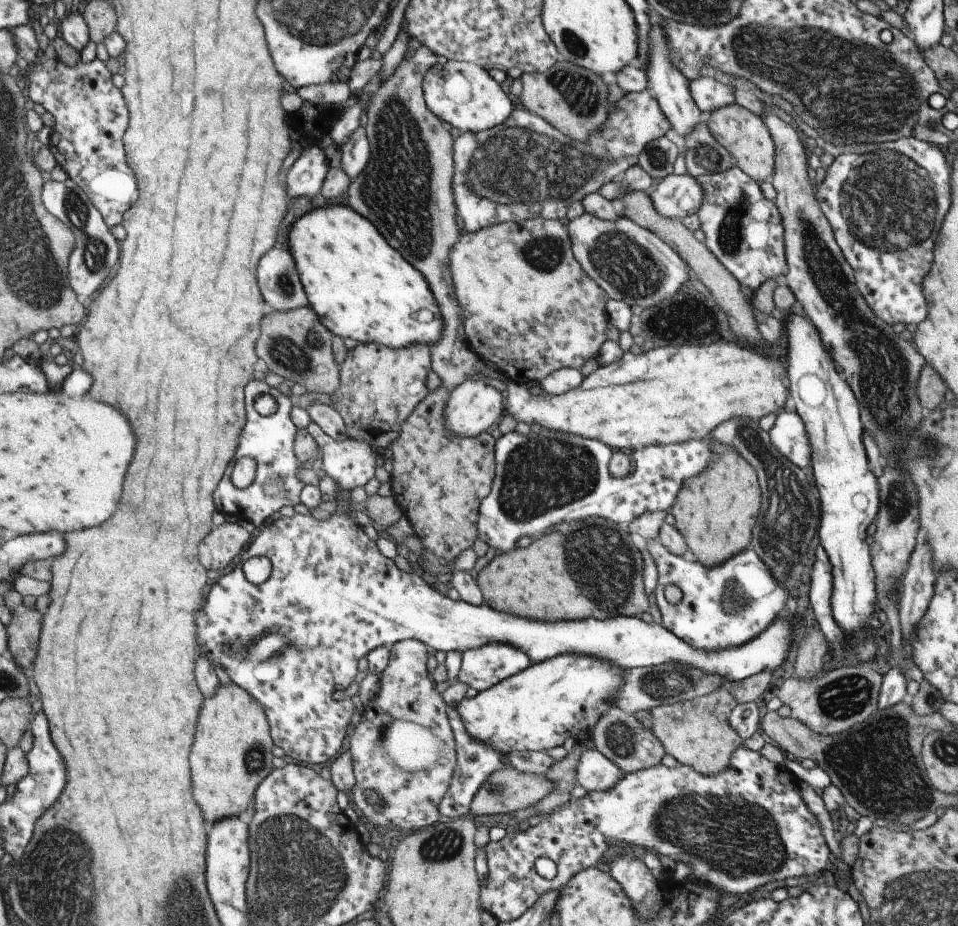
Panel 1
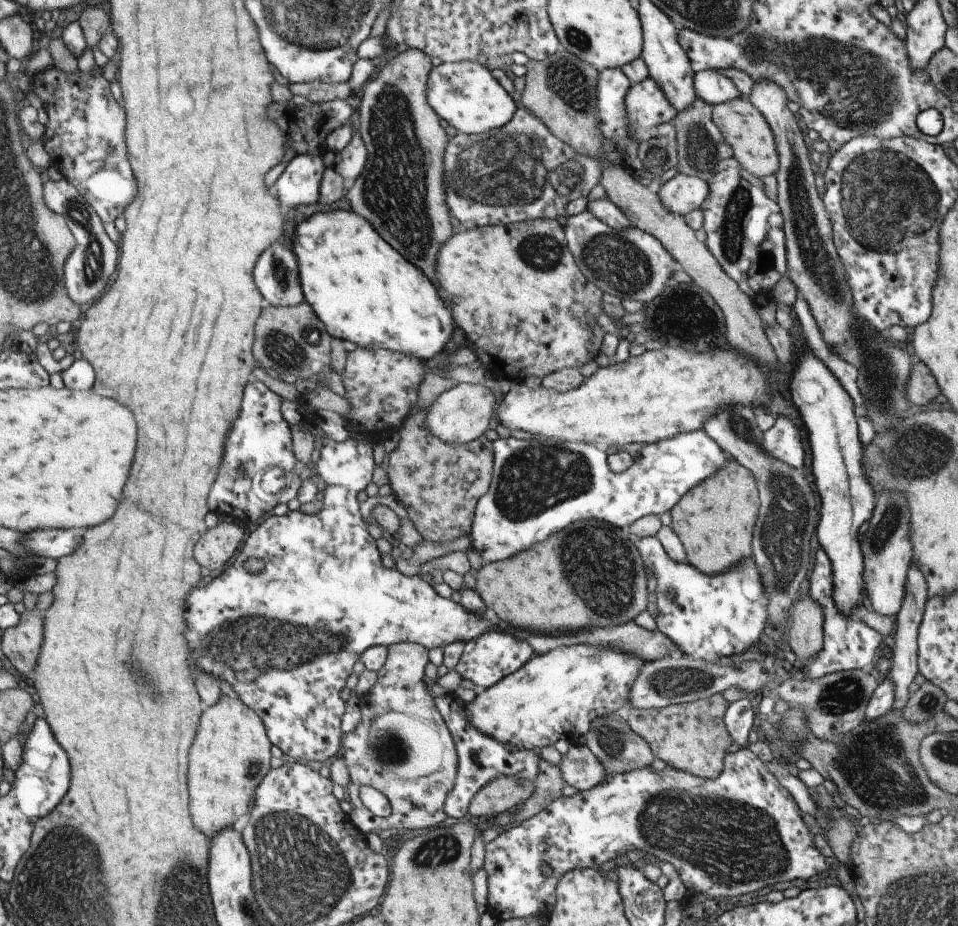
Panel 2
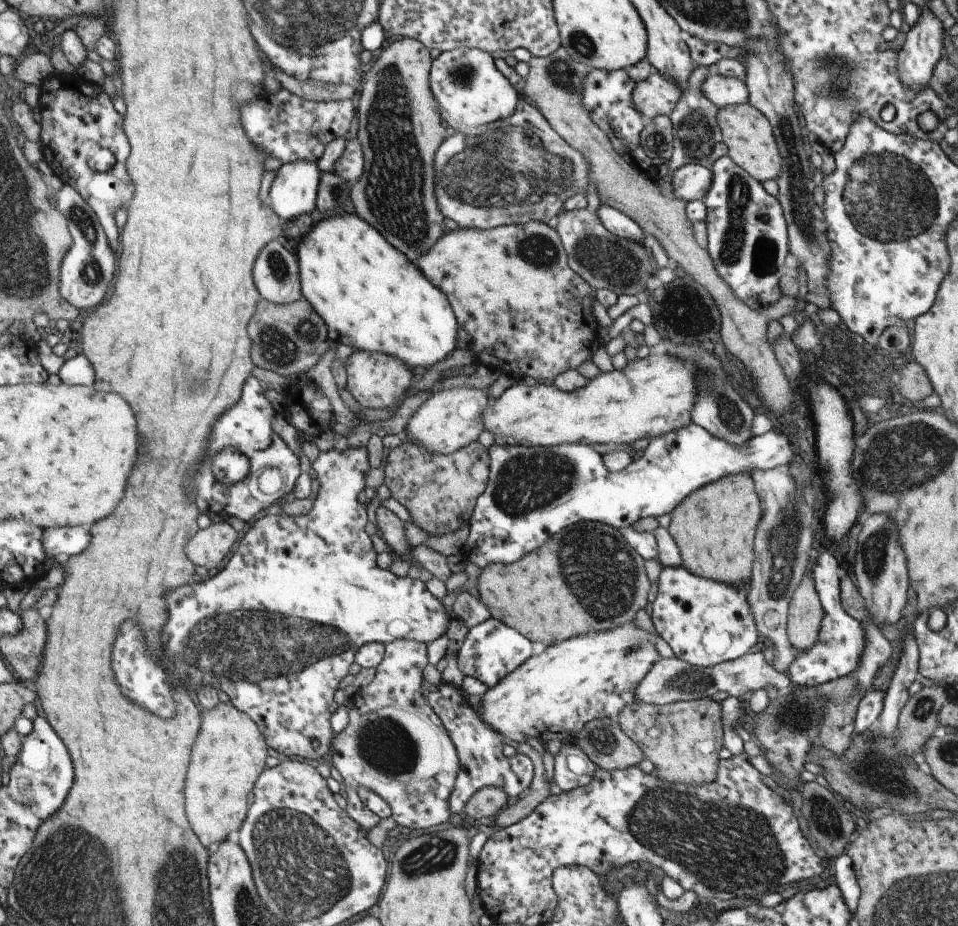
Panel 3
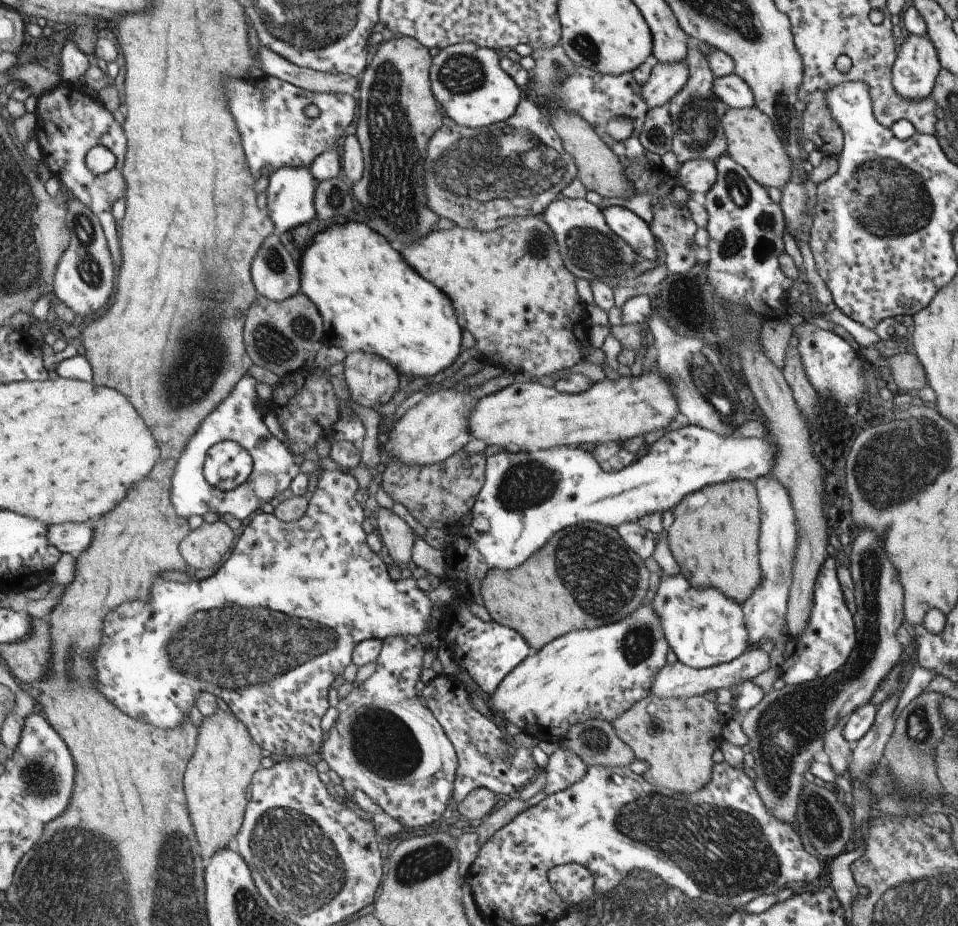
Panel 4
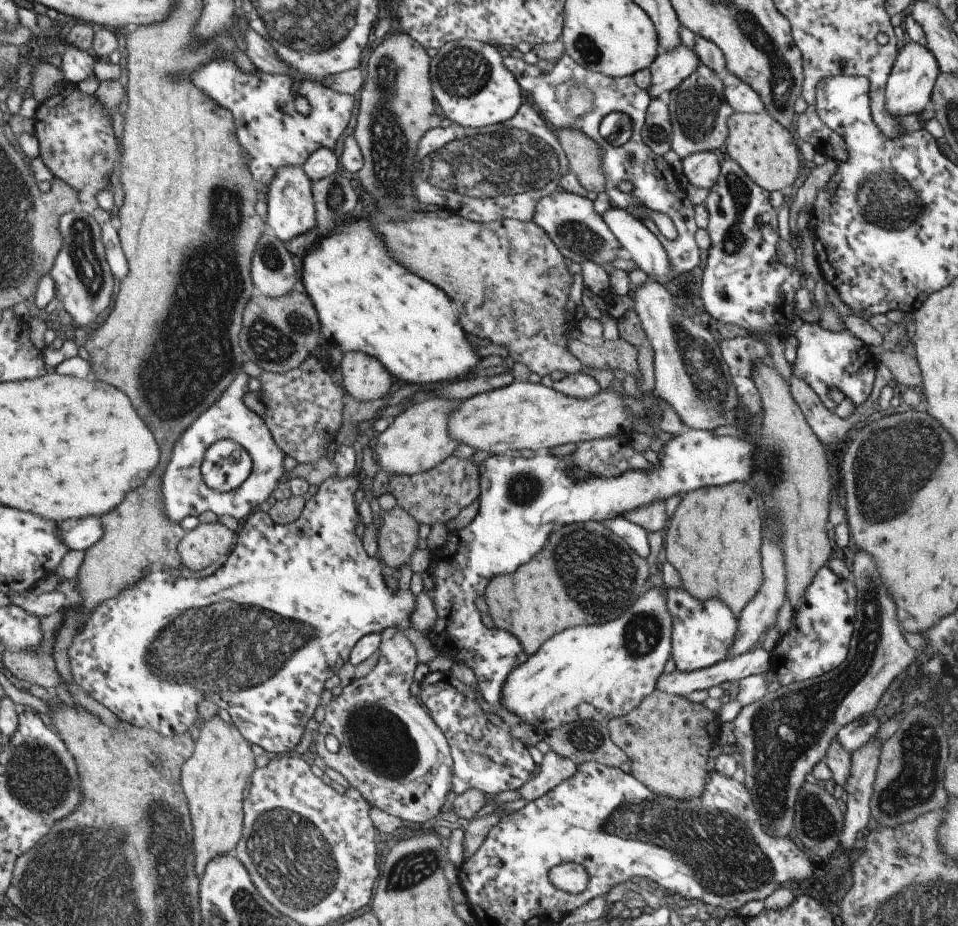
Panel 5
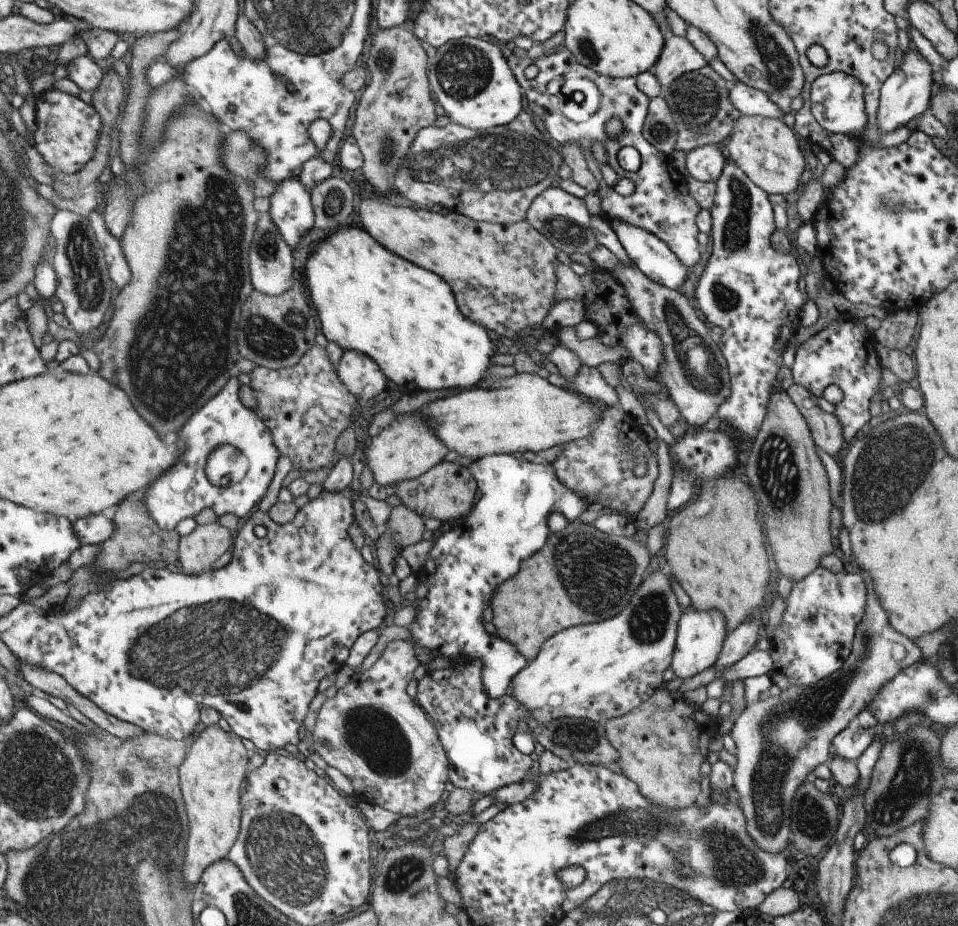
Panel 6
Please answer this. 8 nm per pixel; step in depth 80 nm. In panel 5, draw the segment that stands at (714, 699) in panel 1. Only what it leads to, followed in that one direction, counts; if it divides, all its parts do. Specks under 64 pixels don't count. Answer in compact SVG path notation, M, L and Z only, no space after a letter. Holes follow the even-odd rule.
M654 689L651 694L628 714L613 718L606 723L609 740L625 754L629 764L629 774L633 779L641 782L649 792L658 794L659 797L673 798L673 800L687 801L701 796L705 788L707 778L707 759L715 747L710 745L709 728L717 728L717 713L711 713L703 704L689 702L687 698L666 694Z

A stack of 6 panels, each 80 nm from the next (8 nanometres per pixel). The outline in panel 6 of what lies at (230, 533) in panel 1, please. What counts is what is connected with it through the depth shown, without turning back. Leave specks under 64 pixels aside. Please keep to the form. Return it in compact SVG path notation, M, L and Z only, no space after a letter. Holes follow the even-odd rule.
M218 523L196 525L192 532L179 538L179 565L183 573L199 575L209 571L211 564L231 547L231 534L227 528Z

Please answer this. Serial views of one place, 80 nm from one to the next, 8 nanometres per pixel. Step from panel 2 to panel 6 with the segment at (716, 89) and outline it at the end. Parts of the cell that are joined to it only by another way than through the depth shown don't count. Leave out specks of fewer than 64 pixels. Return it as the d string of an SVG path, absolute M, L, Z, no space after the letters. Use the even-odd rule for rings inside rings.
M739 81L729 82L728 100L739 115L782 118L783 114L756 88Z

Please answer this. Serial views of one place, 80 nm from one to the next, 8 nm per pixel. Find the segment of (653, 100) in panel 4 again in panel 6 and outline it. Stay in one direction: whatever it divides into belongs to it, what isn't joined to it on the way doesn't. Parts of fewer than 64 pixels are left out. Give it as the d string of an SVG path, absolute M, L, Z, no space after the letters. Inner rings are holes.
M685 37L665 39L651 72L660 86L669 86L682 74L700 69L706 62Z

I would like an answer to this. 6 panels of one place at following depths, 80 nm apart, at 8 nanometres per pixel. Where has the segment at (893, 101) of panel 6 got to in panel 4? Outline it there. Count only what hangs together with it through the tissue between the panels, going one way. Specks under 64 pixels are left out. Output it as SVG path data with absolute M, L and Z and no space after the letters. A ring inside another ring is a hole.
M927 34L908 36L896 50L891 88L897 96L911 100L911 103L923 100L930 96L939 70L937 52Z

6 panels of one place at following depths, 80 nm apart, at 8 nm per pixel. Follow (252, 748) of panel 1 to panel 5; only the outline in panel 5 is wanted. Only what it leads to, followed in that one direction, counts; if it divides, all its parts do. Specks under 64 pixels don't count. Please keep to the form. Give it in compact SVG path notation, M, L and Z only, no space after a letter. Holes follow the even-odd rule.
M215 716L203 722L193 752L181 766L181 786L193 826L193 872L200 879L207 862L231 853L242 832L243 788L256 768L250 743L241 734Z

